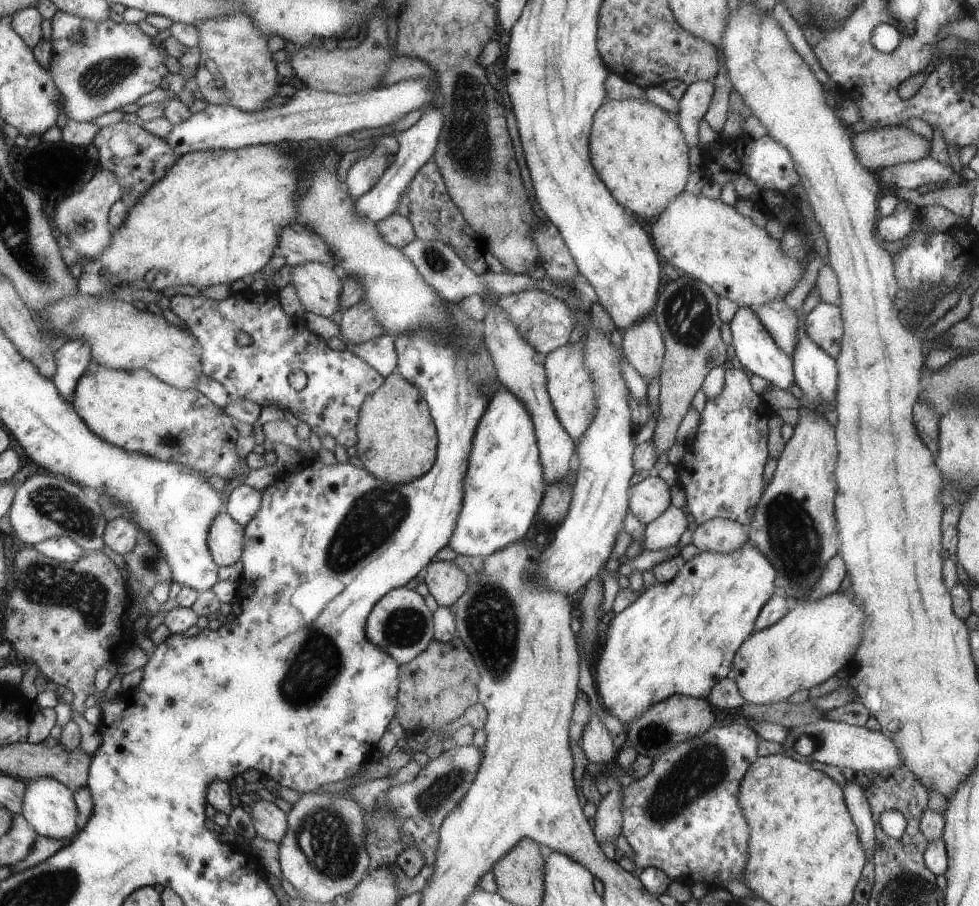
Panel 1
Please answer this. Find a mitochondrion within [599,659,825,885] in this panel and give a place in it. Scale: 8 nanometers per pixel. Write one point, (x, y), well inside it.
(699, 772)

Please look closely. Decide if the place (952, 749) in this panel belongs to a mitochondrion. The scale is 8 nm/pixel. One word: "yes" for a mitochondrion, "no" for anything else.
no

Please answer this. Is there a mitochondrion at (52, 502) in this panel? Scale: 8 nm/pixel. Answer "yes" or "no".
yes

